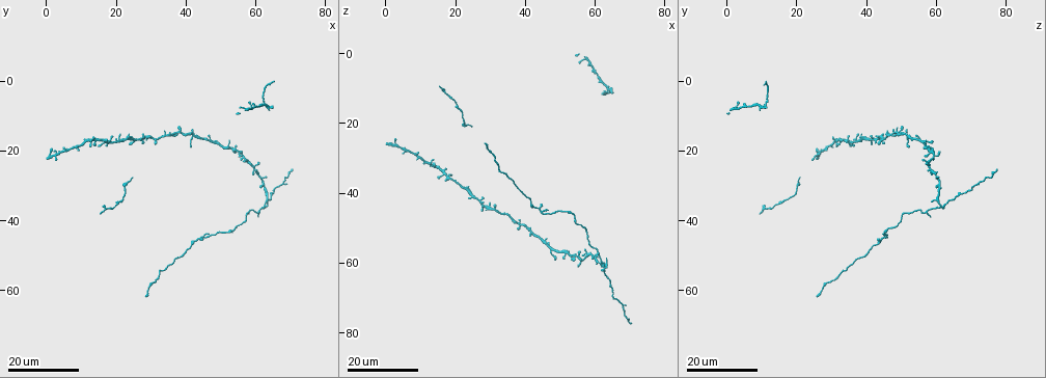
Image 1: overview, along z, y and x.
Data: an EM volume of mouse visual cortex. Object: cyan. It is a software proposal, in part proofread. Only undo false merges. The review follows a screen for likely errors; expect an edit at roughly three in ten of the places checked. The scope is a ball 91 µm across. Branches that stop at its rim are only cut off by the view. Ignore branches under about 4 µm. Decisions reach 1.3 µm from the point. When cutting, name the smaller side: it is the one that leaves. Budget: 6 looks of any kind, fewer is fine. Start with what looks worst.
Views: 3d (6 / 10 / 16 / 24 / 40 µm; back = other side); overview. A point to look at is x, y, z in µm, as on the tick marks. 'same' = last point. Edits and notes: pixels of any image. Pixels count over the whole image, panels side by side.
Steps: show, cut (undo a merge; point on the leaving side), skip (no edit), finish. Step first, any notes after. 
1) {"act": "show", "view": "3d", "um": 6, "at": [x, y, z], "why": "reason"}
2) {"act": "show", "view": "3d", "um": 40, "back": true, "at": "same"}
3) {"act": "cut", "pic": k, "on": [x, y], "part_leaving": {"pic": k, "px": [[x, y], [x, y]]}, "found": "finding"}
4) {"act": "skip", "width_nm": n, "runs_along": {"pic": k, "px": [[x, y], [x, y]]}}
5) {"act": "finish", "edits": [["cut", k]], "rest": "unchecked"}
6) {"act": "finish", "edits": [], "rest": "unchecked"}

{"act": "show", "view": "3d", "um": 24, "at": [63.0, 36.0, 61.5], "why": "a fork"}

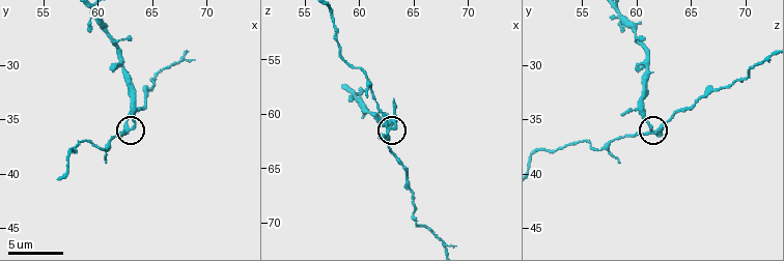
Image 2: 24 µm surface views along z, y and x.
{"act": "show", "view": "3d", "um": 10, "at": [62.6, 36.2, 61.8]}

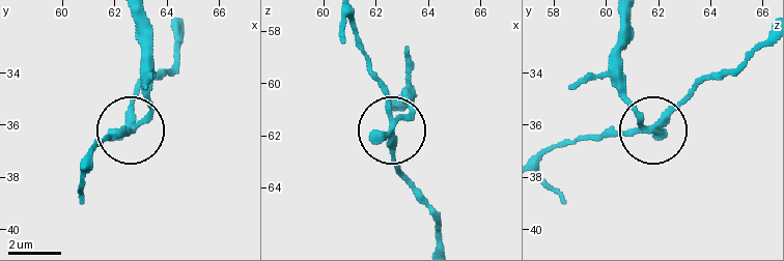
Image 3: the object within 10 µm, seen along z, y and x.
{"act": "skip", "arms": 3, "found": "one neuron here"}

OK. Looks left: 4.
{"act": "show", "view": "3d", "um": 16, "at": [41.5, 16.0, 52.0], "why": "thin arm on a thick one"}

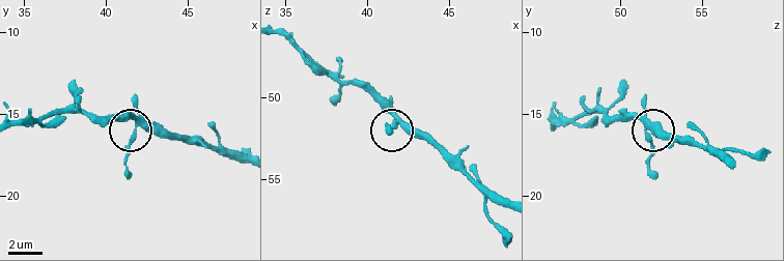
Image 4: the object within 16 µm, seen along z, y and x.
{"act": "show", "view": "3d", "um": 10, "at": [41.8, 15.9, 51.6], "why": "closer look"}

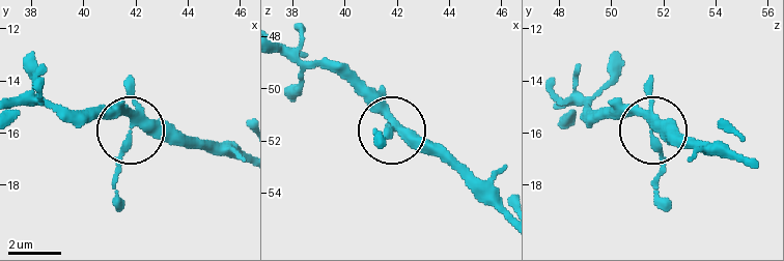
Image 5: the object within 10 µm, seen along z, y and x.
{"act": "skip", "width_nm": 290, "runs_along": {"pic": 5, "px": [[579, 103], [625, 109], [646, 122], [660, 163], [660, 207]]}, "found": "one neuron here"}

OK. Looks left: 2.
{"act": "show", "view": "3d", "um": 16, "at": [37.5, 15.0, 49.0]}

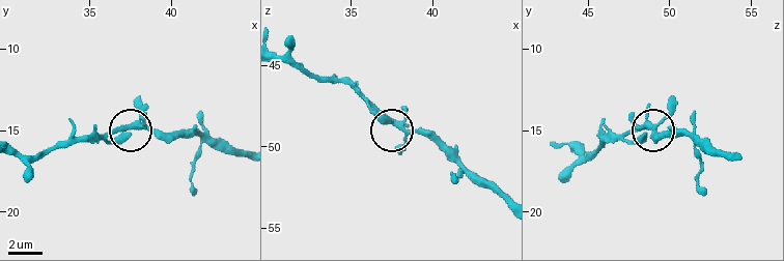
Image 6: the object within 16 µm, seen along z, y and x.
{"act": "show", "view": "3d", "um": 10, "at": [37.9, 14.5, 48.7]}

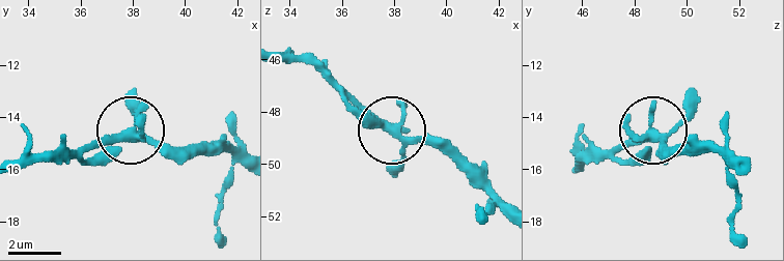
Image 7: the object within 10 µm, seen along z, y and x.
{"act": "skip", "runs_along": {"pic": 7, "px": [[126, 137], [157, 141], [182, 164]]}, "found": "one neuron here"}

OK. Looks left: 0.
{"act": "finish", "edits": [], "rest": "unchecked"}

